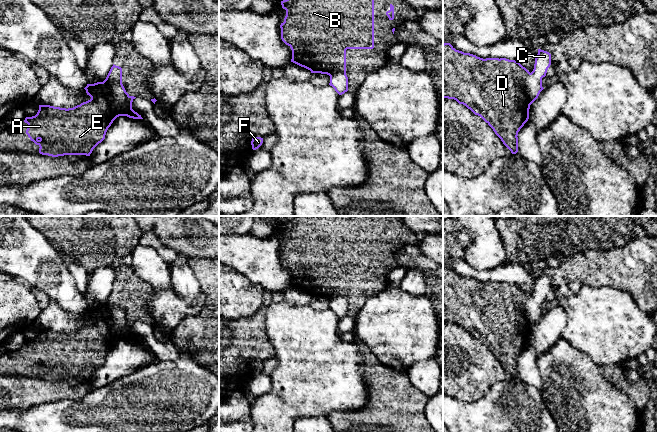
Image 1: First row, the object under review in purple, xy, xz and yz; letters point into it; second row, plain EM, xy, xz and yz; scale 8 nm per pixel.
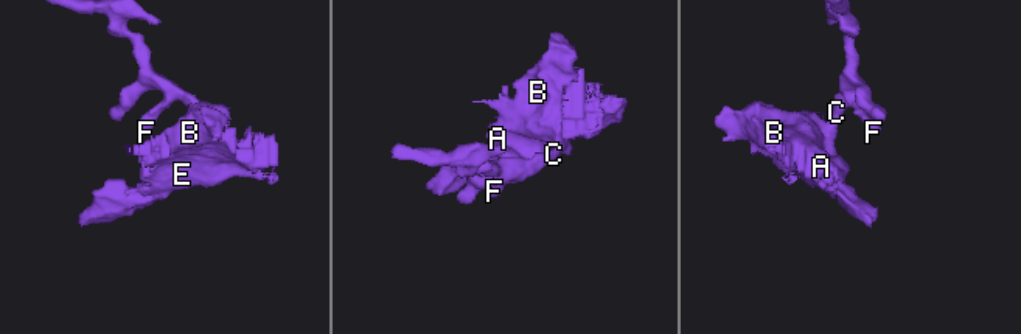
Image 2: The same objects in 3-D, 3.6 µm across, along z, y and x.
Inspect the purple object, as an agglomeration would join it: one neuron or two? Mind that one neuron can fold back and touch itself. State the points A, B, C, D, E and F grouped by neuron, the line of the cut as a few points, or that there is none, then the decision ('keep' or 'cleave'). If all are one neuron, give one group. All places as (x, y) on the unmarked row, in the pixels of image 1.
A B D E / C F | xy (112, 304), (112, 318), (120, 326), (124, 327) | cleave

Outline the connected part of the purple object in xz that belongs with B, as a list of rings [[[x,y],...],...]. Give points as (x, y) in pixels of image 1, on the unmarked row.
[[[296,216],[281,229],[286,234],[280,249],[281,263],[292,274],[291,286],[311,297],[346,298],[347,273],[374,272],[374,216]]]

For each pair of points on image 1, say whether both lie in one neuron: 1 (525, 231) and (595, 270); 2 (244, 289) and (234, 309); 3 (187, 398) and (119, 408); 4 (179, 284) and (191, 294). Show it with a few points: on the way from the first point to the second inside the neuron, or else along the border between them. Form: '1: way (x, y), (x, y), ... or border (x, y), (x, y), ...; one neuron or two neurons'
1: border (591, 249), (571, 253), (563, 258); two neurons
2: way (239, 294), (234, 299), (234, 304); one neuron
3: way (170, 398), (164, 399), (150, 408), (136, 408); one neuron
4: way (182, 285), (188, 291); one neuron

